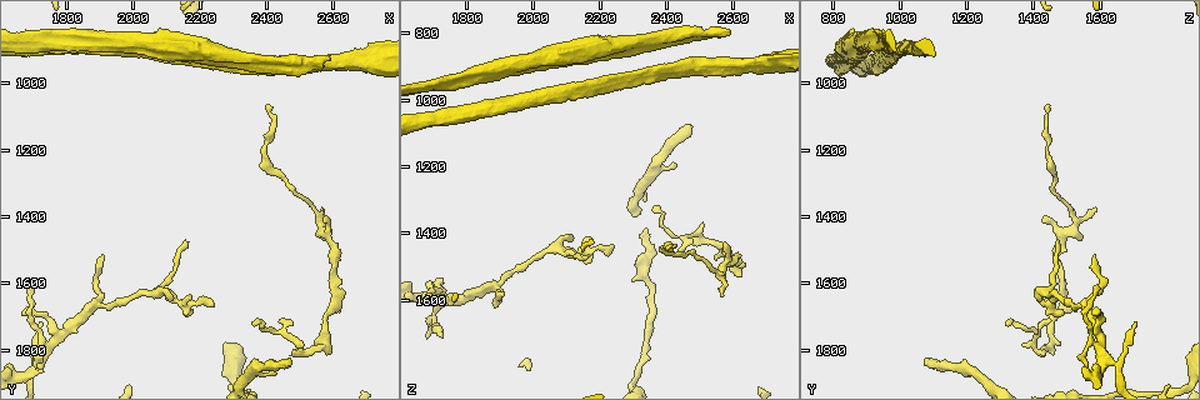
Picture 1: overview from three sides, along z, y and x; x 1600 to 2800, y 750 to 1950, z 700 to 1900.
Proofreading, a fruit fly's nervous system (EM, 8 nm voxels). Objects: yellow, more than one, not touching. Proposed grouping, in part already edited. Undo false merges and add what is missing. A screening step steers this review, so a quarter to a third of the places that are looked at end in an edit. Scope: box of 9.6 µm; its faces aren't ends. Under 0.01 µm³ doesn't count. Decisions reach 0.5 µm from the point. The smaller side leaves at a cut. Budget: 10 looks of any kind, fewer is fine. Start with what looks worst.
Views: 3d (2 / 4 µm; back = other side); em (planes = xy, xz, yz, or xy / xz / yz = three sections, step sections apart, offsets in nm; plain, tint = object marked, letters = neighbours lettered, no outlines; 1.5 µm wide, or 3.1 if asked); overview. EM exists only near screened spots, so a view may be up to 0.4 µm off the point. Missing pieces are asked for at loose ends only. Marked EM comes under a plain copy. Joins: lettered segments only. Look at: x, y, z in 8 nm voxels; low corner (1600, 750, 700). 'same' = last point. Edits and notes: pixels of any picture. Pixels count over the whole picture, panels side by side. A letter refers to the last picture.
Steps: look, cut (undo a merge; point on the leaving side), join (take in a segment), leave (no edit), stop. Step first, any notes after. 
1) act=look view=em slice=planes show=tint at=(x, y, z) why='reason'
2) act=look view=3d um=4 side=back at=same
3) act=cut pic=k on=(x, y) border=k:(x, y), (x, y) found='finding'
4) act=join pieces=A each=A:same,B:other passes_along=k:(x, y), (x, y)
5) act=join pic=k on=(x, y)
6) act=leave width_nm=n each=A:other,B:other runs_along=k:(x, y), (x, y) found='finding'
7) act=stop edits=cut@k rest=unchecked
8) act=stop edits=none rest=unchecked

act=look view=em slice=yz step=4 show=tint at=(2470, 1840, 1080) why='branch stops here'

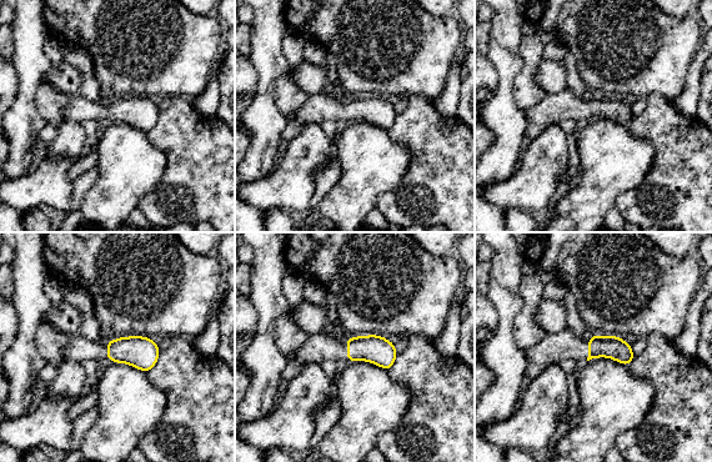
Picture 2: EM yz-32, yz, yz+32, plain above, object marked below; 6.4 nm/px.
act=look view=em slice=planes show=letters at=same why='cut it another way'

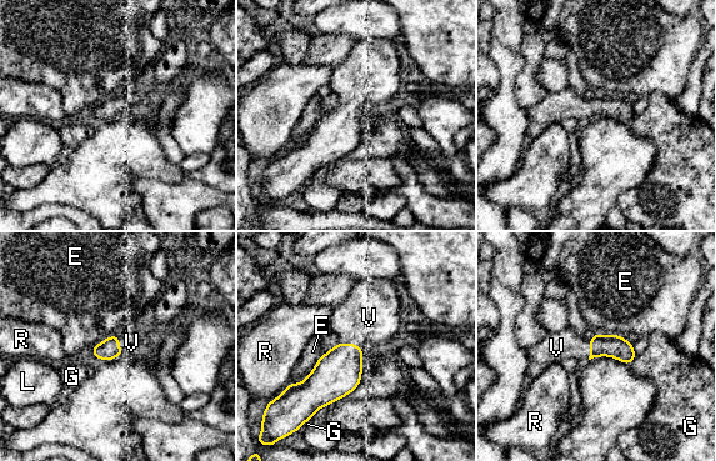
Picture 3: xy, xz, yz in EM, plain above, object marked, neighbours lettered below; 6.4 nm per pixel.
act=join pieces=V each=E:other,G:other,L:other,R:other,V:same found='it goes on there'

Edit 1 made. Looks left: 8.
act=look view=overview

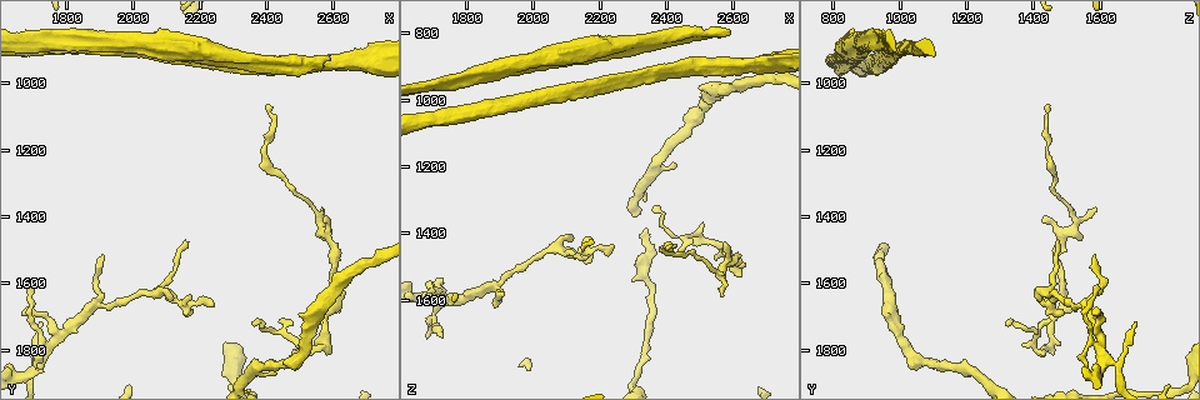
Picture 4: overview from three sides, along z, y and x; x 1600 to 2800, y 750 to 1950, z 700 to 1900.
act=look view=3d um=4 side=back at=(2160, 1480, 1470) why='free end'

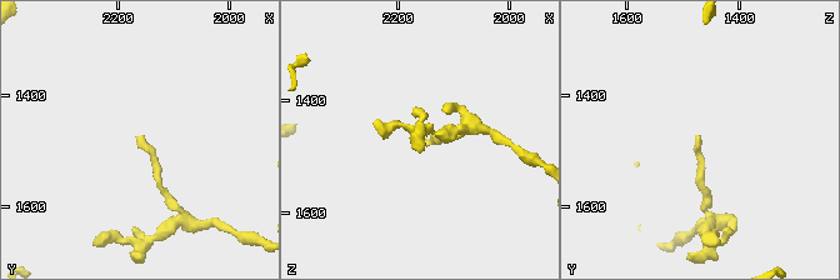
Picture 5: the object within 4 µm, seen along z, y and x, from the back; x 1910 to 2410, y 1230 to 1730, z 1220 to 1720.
act=look view=em slice=planes show=letters at=(2160, 1470, 1475)

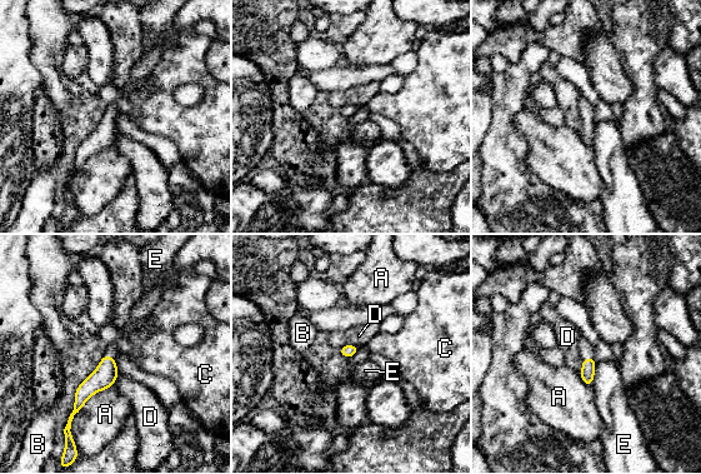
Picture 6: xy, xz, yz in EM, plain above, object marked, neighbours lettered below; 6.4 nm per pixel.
act=leave each=A:other,B:other,C:other,D:other,E:other found='none of them fits'

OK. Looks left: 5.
act=look view=em slice=planes show=letters at=(2360, 1730, 1310) why='thin end'

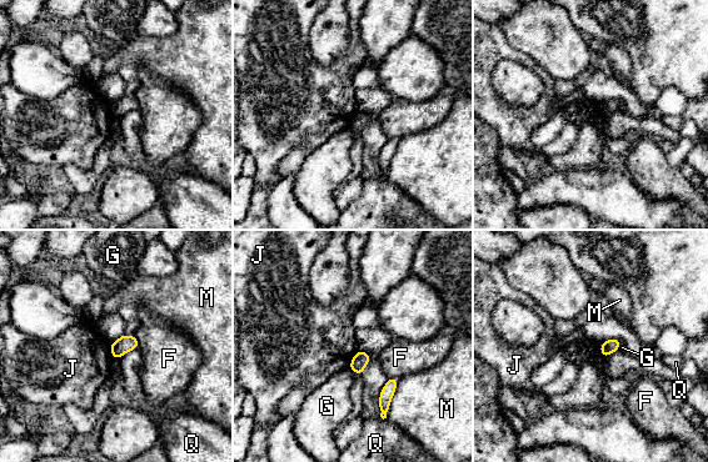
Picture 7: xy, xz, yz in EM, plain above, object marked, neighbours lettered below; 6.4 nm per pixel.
act=leave width_nm=90 each=F:other,G:other,J:other,M:other,Q:other border=7:(357, 350), (348, 367) found='none of them fits'

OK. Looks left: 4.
act=stop edits=join@3 rest=unchecked

